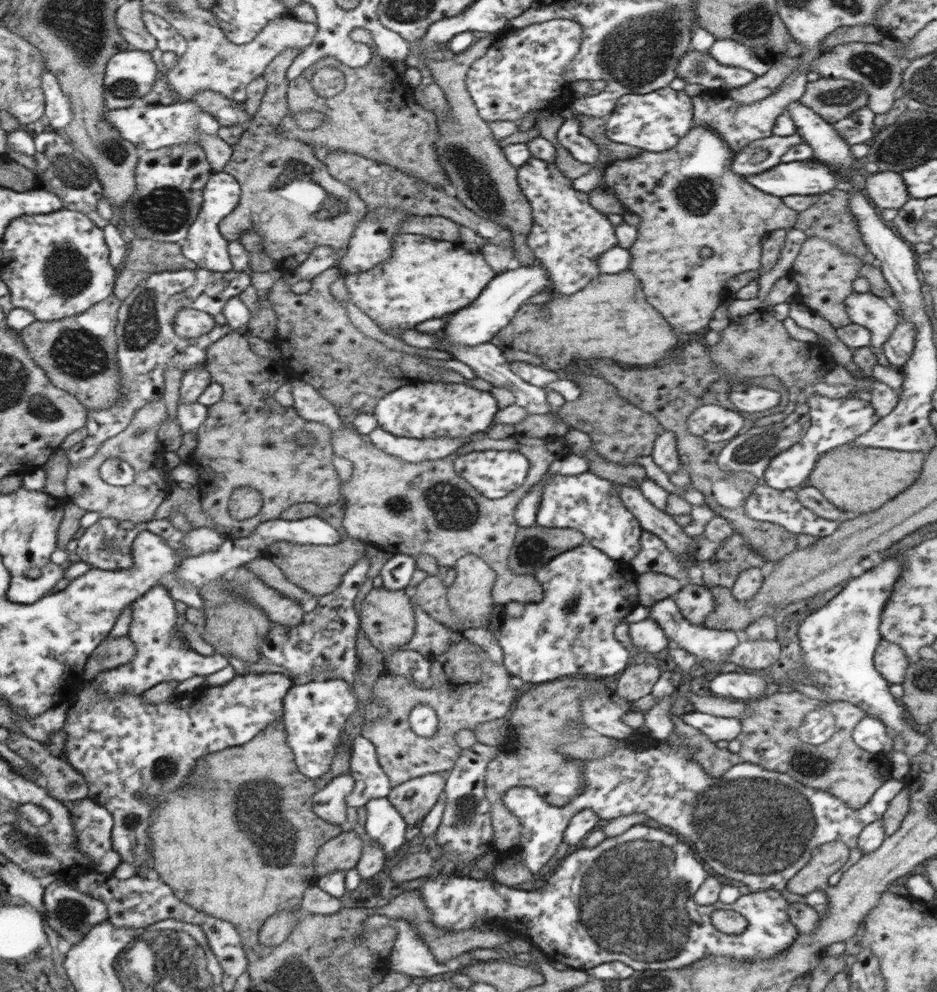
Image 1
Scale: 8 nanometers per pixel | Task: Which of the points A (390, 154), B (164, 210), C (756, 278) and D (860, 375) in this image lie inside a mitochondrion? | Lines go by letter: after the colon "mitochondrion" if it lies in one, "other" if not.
A: other
B: mitochondrion
C: other
D: other

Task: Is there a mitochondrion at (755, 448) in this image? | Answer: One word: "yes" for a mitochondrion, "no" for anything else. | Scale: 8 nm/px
yes

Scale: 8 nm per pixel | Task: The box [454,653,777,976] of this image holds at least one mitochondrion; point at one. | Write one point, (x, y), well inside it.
(654, 928)

